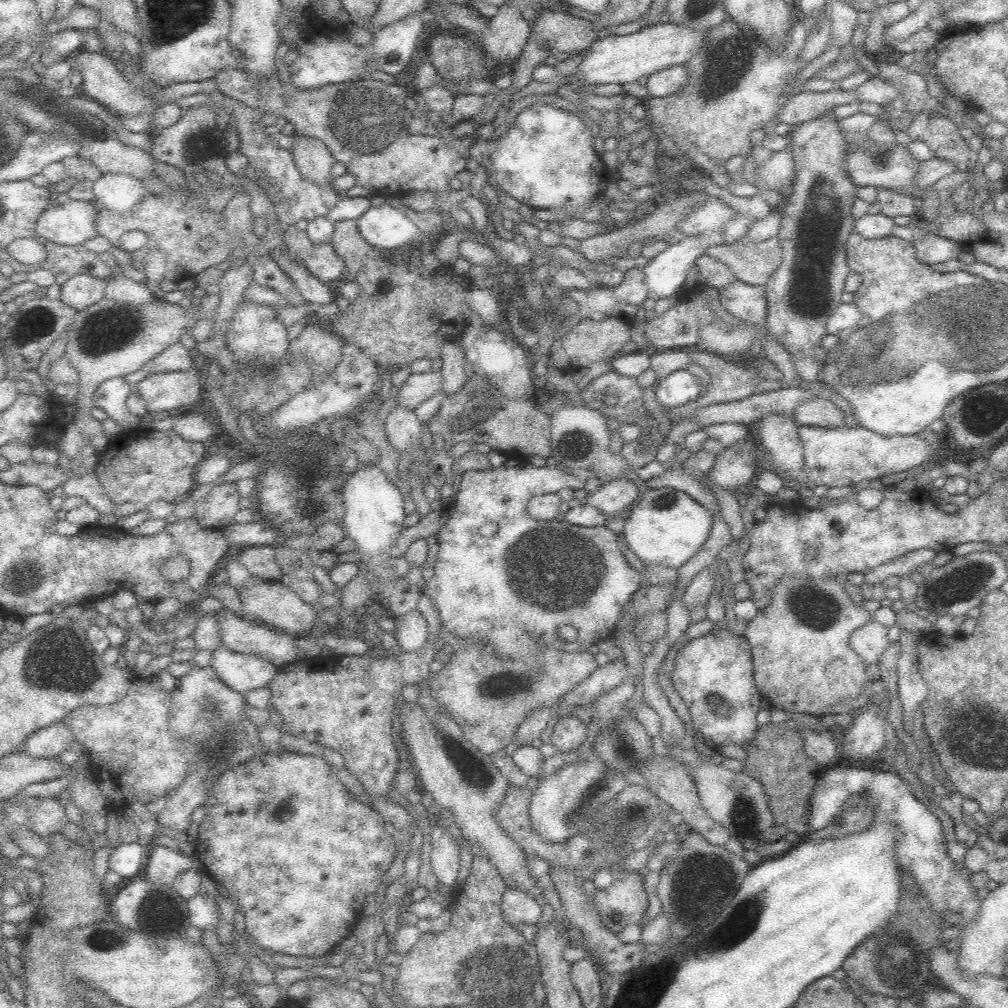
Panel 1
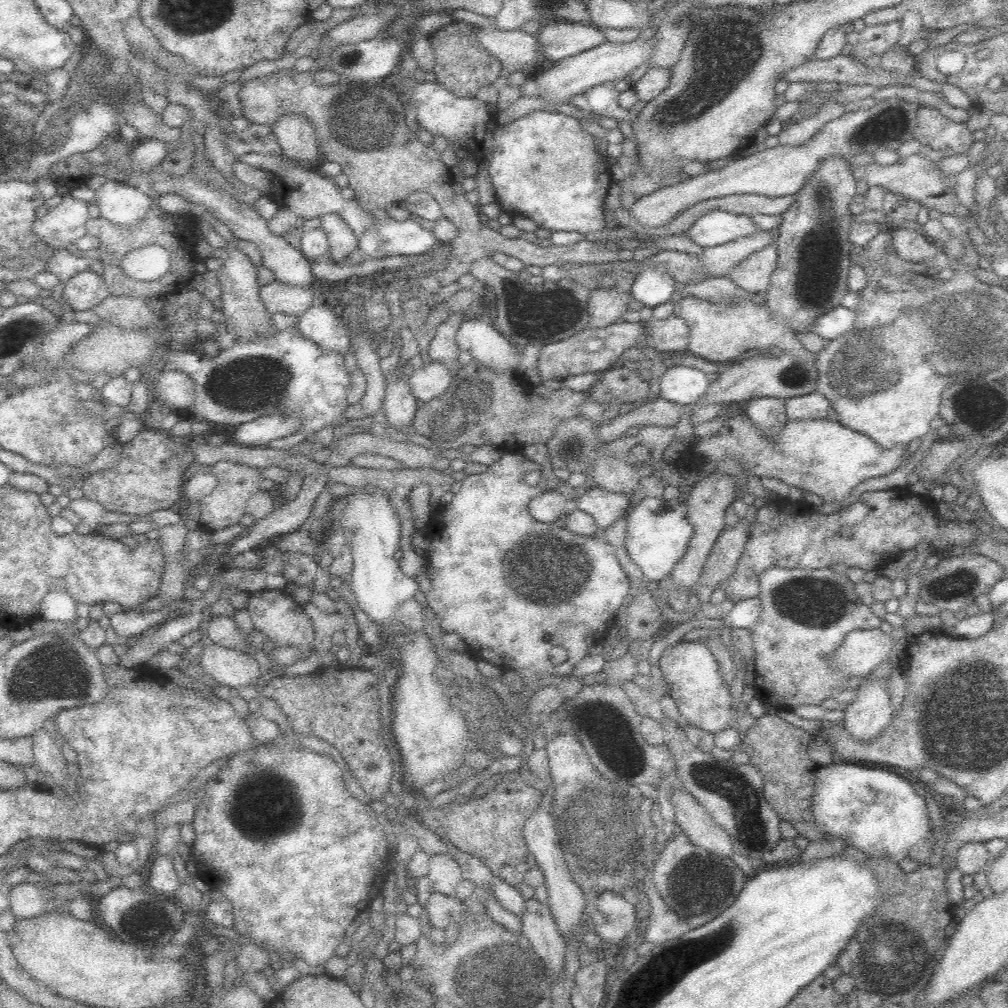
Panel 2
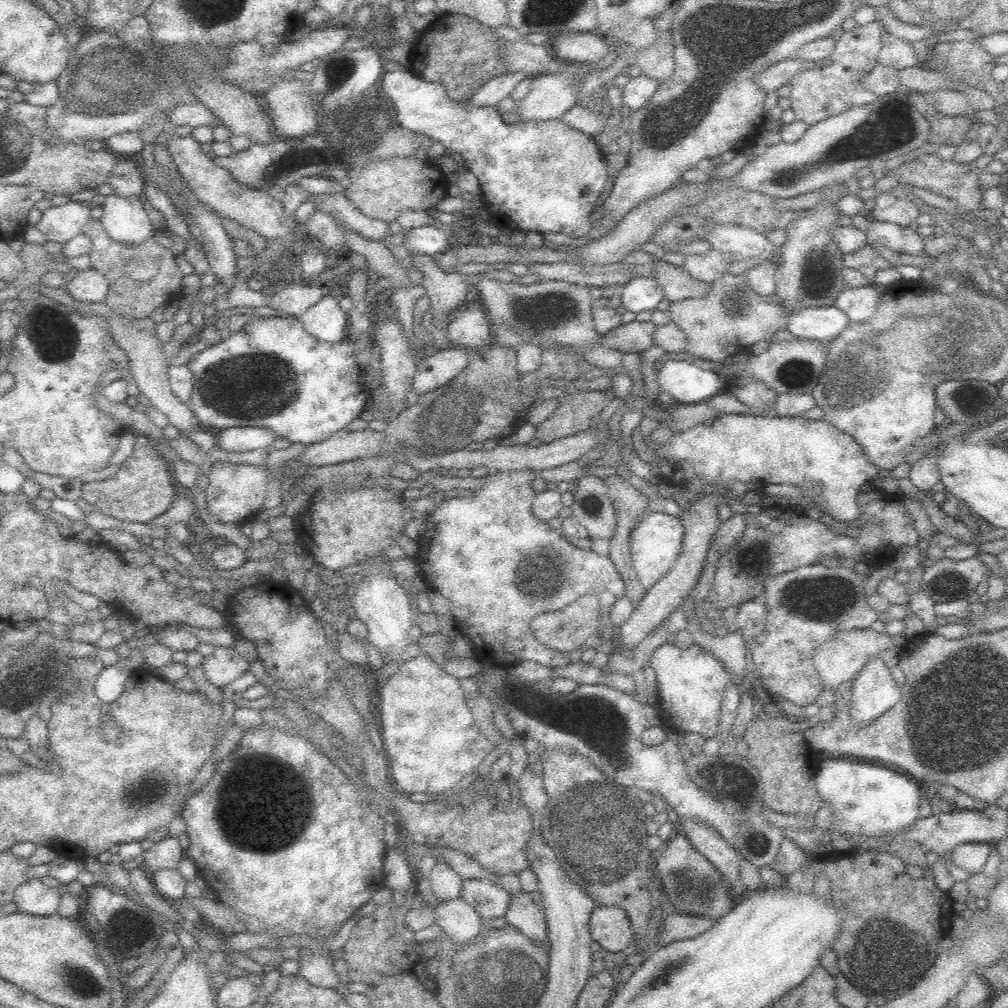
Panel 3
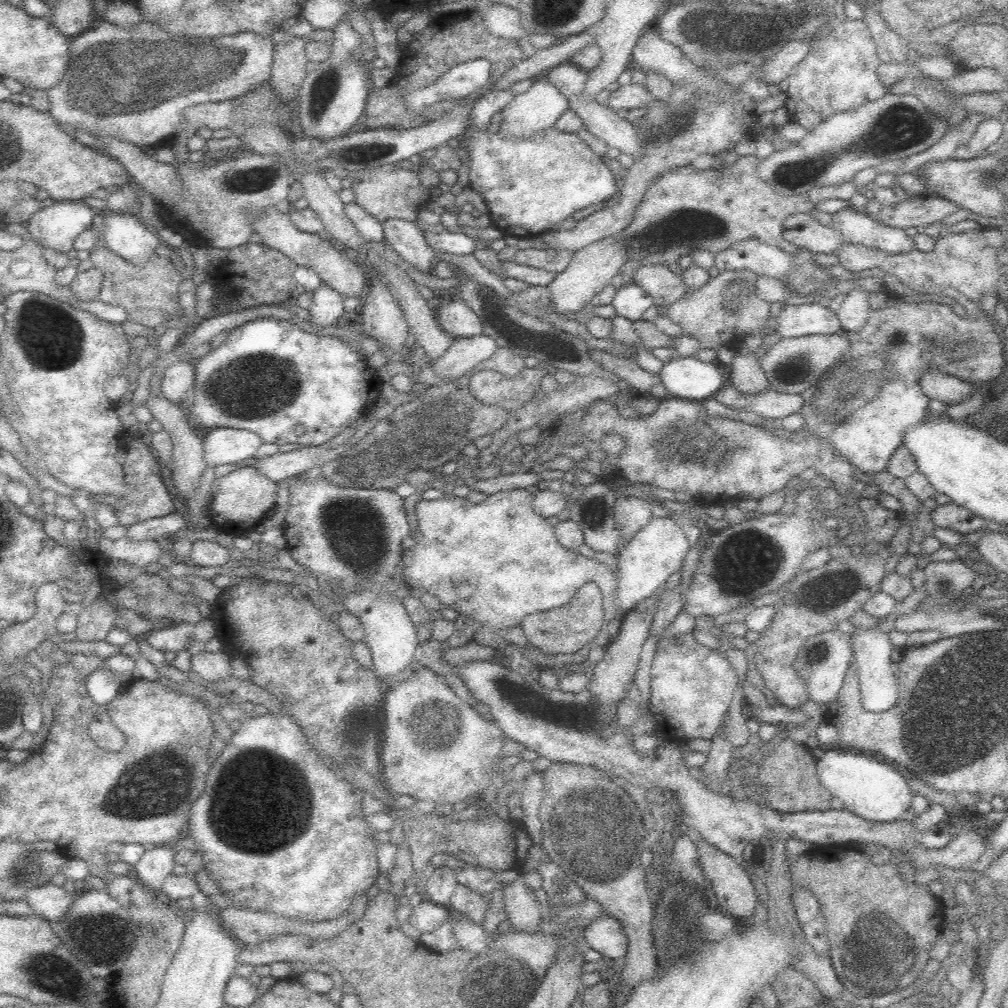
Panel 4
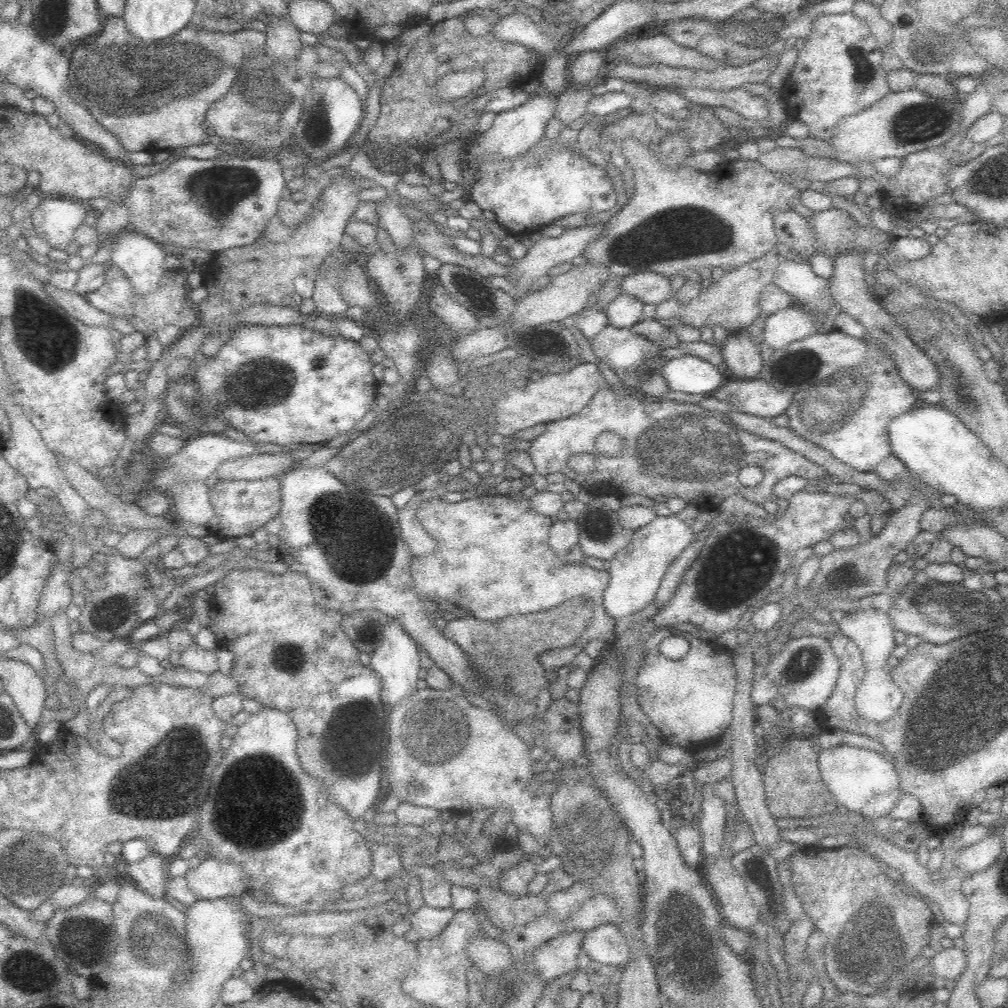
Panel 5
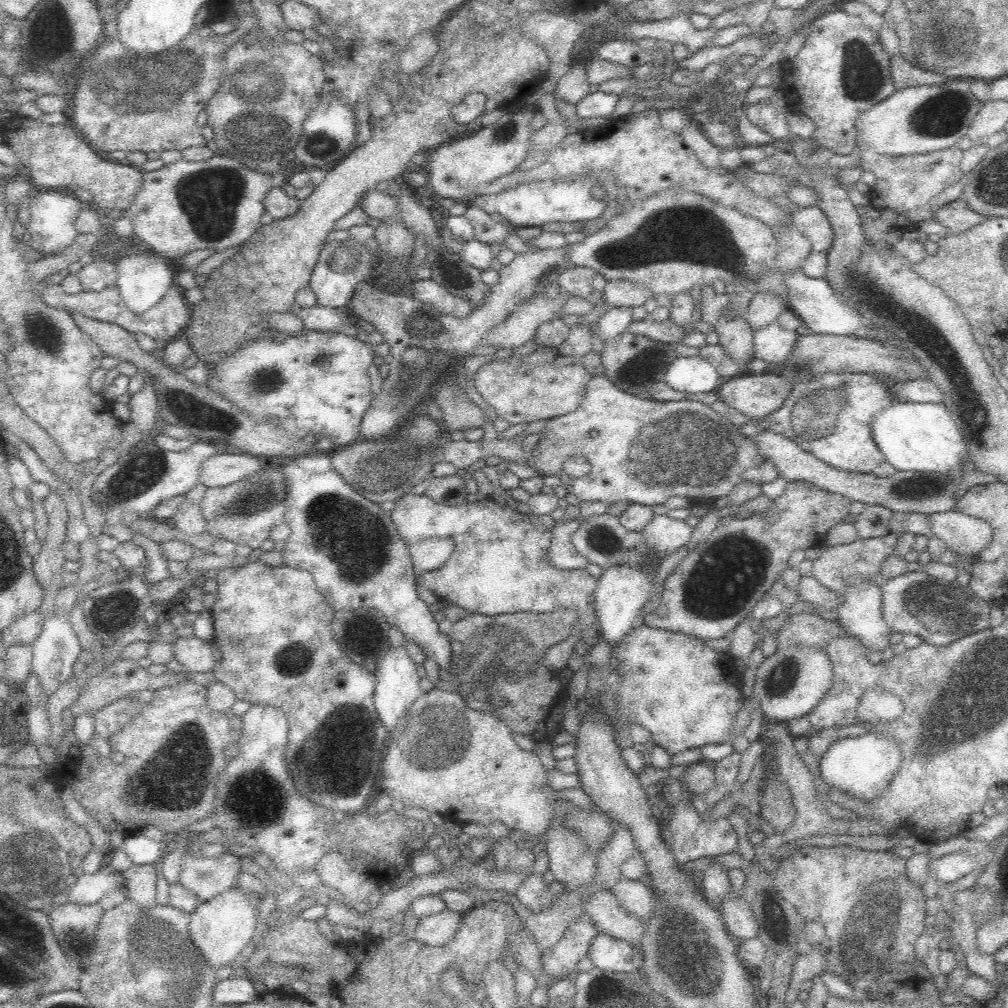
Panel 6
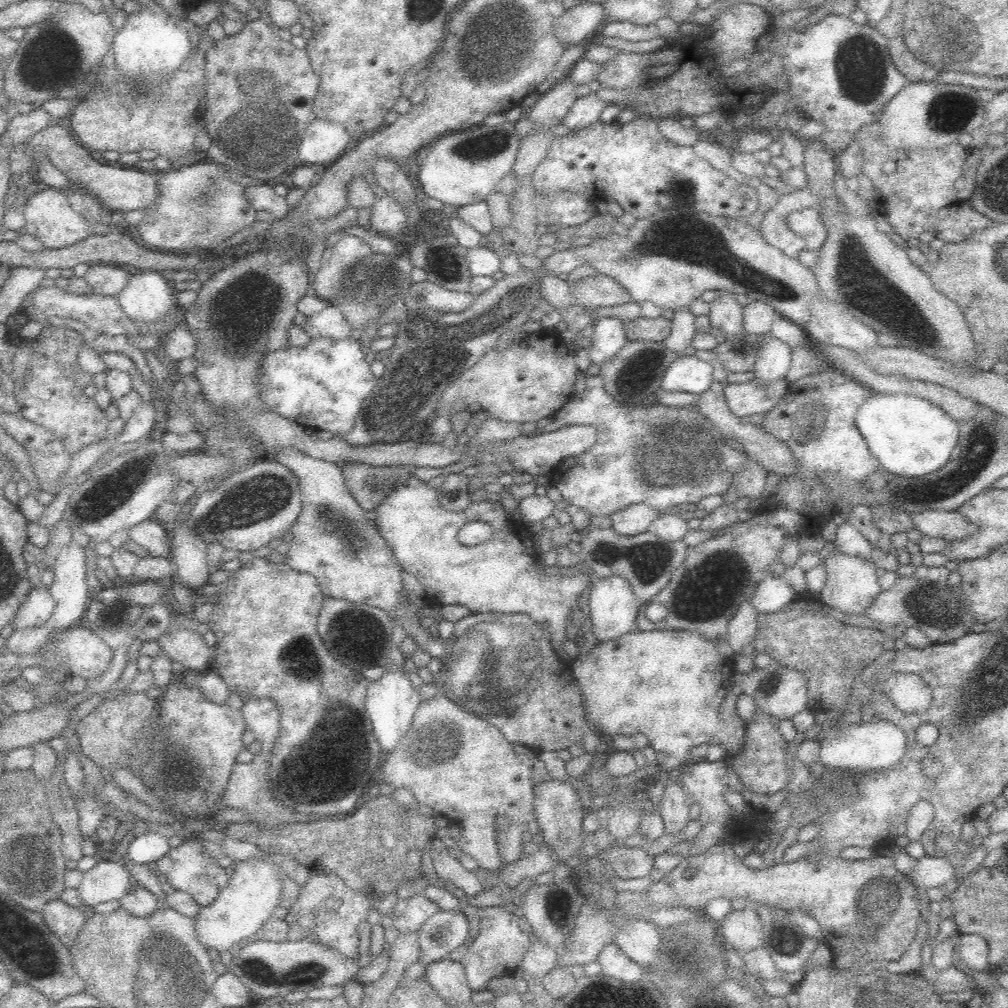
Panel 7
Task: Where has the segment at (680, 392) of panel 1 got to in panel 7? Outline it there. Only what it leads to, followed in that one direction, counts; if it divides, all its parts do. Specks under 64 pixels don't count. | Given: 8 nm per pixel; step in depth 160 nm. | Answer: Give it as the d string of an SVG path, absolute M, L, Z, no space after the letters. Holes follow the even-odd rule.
M682 354L666 369L660 389L702 394L712 382L712 365L693 354Z

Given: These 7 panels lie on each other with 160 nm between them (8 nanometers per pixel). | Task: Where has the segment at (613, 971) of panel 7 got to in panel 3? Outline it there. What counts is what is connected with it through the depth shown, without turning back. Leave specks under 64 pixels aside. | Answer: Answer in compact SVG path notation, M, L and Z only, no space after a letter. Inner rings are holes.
M597 905L592 909L589 920L592 940L597 942L608 957L622 956L634 937L634 928L626 911L620 906Z

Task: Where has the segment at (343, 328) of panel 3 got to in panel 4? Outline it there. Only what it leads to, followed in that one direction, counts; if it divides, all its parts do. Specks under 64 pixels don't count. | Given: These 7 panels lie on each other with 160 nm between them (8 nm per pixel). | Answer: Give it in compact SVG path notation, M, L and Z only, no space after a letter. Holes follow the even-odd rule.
M321 284L319 288L314 291L312 304L309 308L309 320L314 327L322 329L322 332L337 328L337 320L344 314L344 297L336 290Z

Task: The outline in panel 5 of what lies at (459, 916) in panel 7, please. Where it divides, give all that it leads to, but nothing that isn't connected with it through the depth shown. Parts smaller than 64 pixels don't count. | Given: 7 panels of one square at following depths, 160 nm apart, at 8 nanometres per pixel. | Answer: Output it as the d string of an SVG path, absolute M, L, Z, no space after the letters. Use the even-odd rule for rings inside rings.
M425 904L411 915L411 930L415 931L420 939L433 939L435 936L438 936L446 926L448 926L454 913L455 912L450 907L432 908Z

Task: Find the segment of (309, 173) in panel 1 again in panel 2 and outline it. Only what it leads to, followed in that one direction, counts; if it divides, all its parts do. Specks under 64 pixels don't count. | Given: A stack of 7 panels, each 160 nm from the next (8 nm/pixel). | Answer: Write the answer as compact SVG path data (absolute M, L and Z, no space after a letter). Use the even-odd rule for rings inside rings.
M284 114L272 125L283 156L306 167L317 167L323 161L314 125L299 114Z

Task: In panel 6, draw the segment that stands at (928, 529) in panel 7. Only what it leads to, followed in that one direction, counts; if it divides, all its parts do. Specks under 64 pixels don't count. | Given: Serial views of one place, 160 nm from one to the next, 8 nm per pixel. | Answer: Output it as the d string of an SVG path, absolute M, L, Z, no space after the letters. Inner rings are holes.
M954 510L935 513L930 516L933 536L940 538L940 541L946 544L947 549L952 551L952 553L958 553L959 557L978 556L980 555L980 552L983 552L984 548L987 548L988 544L992 541L992 526L980 518L973 518L972 516L967 516L962 512L955 512Z

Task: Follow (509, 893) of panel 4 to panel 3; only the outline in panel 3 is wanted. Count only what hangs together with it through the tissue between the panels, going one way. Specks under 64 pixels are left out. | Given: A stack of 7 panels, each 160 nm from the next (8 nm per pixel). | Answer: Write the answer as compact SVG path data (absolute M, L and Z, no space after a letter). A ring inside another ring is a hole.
M520 892L510 896L508 910L506 910L507 924L517 928L532 942L545 944L547 934L547 920L540 903L534 902L531 893Z

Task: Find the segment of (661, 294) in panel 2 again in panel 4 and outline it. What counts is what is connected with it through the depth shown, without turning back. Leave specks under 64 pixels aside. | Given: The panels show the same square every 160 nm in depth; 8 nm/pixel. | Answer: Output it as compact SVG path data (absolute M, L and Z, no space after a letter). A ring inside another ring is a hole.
M632 282L617 290L611 304L614 306L614 315L637 321L642 319L642 314L652 306L652 303L652 298L641 286Z

